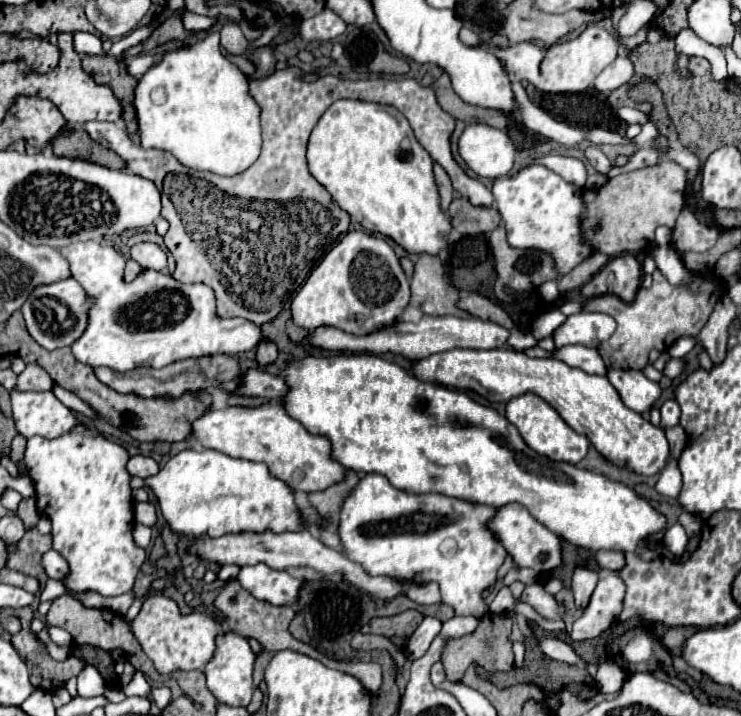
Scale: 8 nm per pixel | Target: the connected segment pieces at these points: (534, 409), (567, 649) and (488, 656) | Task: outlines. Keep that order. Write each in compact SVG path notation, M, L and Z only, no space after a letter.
M526 393L522 397L516 397L512 399L508 405L506 405L506 419L518 429L518 433L522 435L522 439L526 441L526 445L530 449L534 449L536 453L540 455L546 455L550 457L552 461L568 461L568 463L578 463L584 459L588 447L590 447L590 441L576 433L558 413L556 409L552 409L544 399L540 399L538 395L534 393Z
M546 637L546 639L542 639L542 641L540 641L540 649L542 649L550 659L554 659L554 661L560 661L560 663L566 663L566 665L574 665L574 667L584 665L584 661L574 653L574 649L572 649L568 643L564 643L564 641L556 639L556 637Z
M488 613L488 615L482 617L478 629L472 635L448 641L446 651L442 653L442 663L444 663L444 669L446 669L446 679L452 681L452 683L460 683L462 677L464 677L464 669L468 669L470 663L482 665L486 671L492 671L492 673L496 673L498 669L508 669L508 665L514 665L510 631L512 631L512 619L508 615Z

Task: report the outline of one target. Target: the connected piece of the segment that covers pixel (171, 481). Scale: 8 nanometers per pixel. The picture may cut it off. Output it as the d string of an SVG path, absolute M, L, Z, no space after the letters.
M214 449L180 451L176 457L170 457L164 469L154 477L132 477L130 485L132 489L152 487L160 503L160 511L176 535L194 539L208 535L214 539L246 531L284 533L306 529L306 521L302 519L290 485L272 477L264 463L228 457Z

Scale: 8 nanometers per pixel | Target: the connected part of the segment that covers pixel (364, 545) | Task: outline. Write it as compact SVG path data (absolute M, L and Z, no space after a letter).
M364 475L356 489L348 495L340 517L340 541L346 549L346 557L360 563L372 575L388 575L406 583L436 581L442 591L442 601L454 607L456 615L472 613L480 615L482 589L496 583L496 571L504 563L508 551L490 529L490 521L496 515L496 507L454 499L448 495L428 493L410 495L390 485L384 475Z

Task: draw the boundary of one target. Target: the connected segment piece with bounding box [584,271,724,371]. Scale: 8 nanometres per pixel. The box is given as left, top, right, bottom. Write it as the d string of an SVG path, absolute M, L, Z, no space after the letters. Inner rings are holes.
M654 271L654 283L650 289L640 289L634 301L628 305L620 297L594 297L584 303L584 311L600 311L608 313L616 321L616 331L610 339L602 341L596 349L602 355L606 369L622 367L622 369L644 369L648 363L650 349L666 351L666 343L672 343L684 335L698 335L708 321L716 299L724 293L722 283L710 283L702 279L700 293L692 295L688 289L680 289L678 285L670 285L660 271ZM710 305L710 311L708 311ZM670 335L670 339L668 339Z

